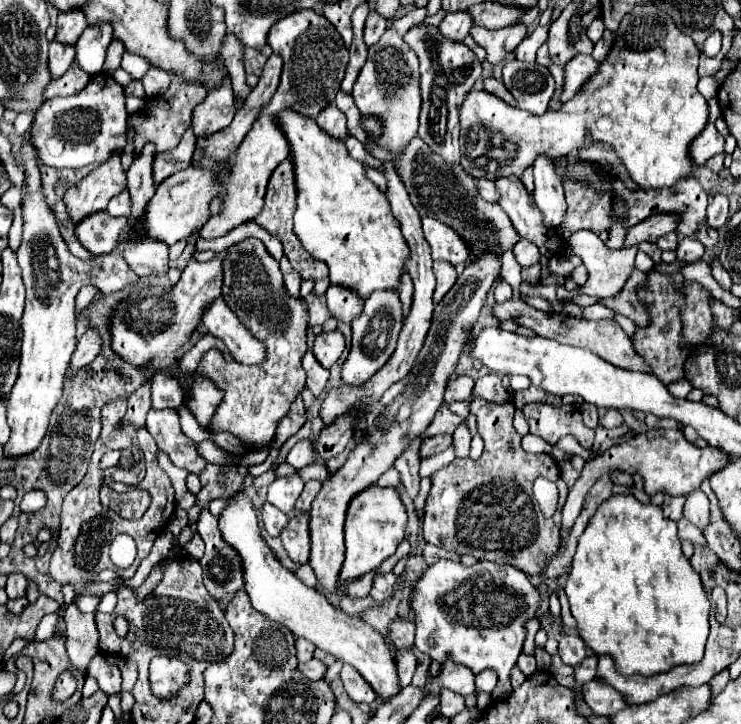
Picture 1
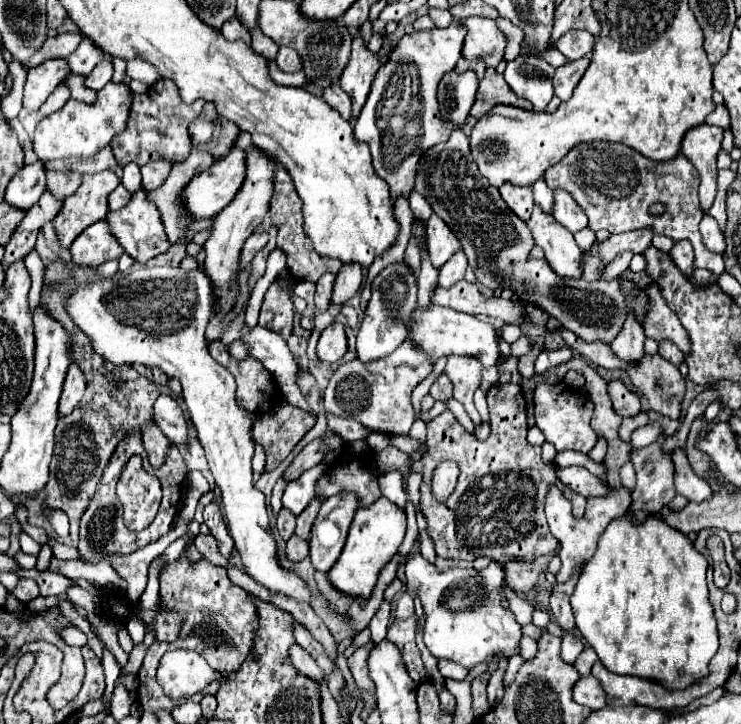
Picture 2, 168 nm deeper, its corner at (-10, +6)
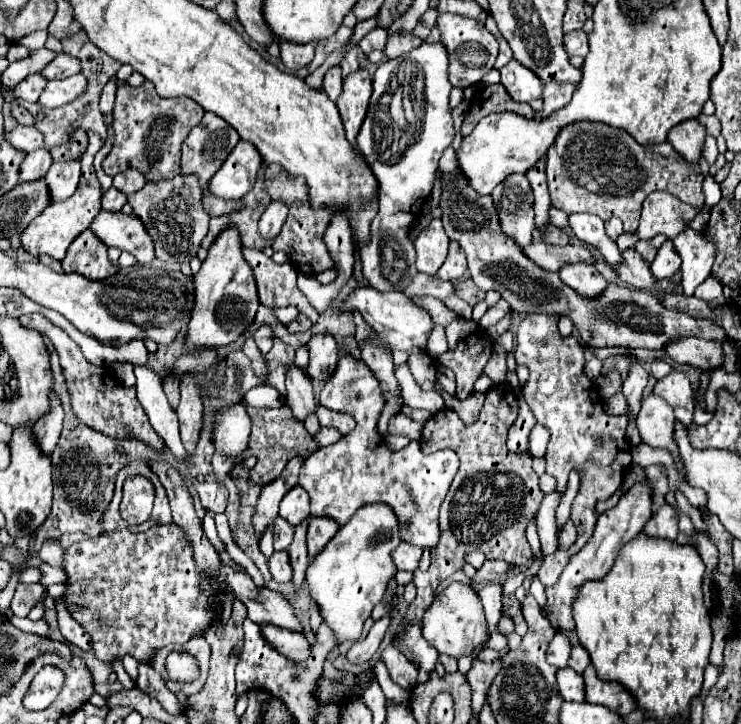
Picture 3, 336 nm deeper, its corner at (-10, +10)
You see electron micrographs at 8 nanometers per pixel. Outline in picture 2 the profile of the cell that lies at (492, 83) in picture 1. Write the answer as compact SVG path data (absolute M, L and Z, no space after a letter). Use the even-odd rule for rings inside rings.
M488 68L486 74L484 74L484 80L478 86L476 102L474 102L472 110L470 110L470 116L476 118L476 120L480 120L482 116L486 116L486 114L480 114L480 112L488 112L492 106L498 106L498 104L532 110L532 106L530 106L528 100L518 98L510 90L510 86L506 84L506 80L504 80L502 74L498 74L494 68Z

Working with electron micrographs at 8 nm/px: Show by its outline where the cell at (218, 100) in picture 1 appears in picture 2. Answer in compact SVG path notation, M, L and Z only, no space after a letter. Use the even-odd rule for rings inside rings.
M206 102L198 120L190 124L190 138L196 150L206 150L214 160L224 158L234 146L240 130L234 122L218 116L214 104Z

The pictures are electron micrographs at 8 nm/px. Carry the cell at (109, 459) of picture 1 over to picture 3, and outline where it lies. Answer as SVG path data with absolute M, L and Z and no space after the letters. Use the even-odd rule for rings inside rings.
M138 474L138 476L128 476L124 480L124 490L122 490L122 504L120 504L120 514L122 520L132 528L142 522L150 520L152 506L154 506L154 484Z

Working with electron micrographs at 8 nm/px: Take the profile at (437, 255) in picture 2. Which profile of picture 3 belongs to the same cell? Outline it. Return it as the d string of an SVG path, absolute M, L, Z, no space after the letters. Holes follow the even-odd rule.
M438 218L432 220L430 226L424 228L414 242L418 272L434 276L446 260L448 246L450 246L450 238L446 236L442 222Z

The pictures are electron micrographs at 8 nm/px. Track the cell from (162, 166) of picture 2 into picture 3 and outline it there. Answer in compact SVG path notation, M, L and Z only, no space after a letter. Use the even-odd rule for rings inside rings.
M130 168L130 170L114 176L114 188L122 190L124 194L134 194L134 192L138 192L144 184L146 184L146 178L144 178L144 174L142 174L140 170L136 170L136 168Z

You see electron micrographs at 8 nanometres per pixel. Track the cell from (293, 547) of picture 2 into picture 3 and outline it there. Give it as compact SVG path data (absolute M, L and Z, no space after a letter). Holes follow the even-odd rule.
M280 550L280 552L274 552L270 556L270 572L274 576L276 582L284 584L292 578L292 566L290 566L290 556L286 550Z

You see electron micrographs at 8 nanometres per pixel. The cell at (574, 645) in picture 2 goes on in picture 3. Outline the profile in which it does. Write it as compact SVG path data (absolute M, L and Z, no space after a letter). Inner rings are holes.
M558 632L552 642L550 642L550 648L546 652L546 658L552 666L560 666L560 668L566 668L568 666L568 658L570 658L570 650L572 650L572 644L570 640L566 638L564 632Z

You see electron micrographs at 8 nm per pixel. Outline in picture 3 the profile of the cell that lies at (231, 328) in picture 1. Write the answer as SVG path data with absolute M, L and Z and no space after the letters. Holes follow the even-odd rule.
M294 364L286 366L286 388L288 388L286 404L292 408L292 414L298 420L304 420L310 412L316 410L310 378L306 378L306 372Z

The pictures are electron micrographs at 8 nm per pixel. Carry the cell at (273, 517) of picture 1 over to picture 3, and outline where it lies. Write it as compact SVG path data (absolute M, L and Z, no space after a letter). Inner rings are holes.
M282 516L274 520L274 550L286 550L292 542L294 536L294 526L286 522Z

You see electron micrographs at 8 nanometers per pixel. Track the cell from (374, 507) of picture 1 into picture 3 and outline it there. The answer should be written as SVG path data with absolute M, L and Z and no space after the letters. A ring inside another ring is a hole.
M366 504L338 530L326 550L314 558L306 570L312 600L320 606L324 622L334 630L338 642L358 640L364 620L382 600L388 580L394 578L396 566L392 552L400 544L400 522L394 510L384 504Z

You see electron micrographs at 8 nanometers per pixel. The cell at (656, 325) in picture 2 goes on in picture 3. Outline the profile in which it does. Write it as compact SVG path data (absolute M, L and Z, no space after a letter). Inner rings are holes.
M698 336L676 338L676 340L668 342L664 346L664 350L674 362L686 364L692 368L700 368L700 370L722 366L722 362L724 362L720 342L712 342L712 340L706 342L704 338L698 338Z

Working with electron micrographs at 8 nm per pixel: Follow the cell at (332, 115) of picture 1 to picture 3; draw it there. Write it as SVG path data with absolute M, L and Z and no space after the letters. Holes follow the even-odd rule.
M334 66L334 68L330 68L330 70L326 72L322 88L324 88L324 92L330 96L330 100L336 102L336 100L340 98L340 94L342 94L342 72L340 72L338 66Z

